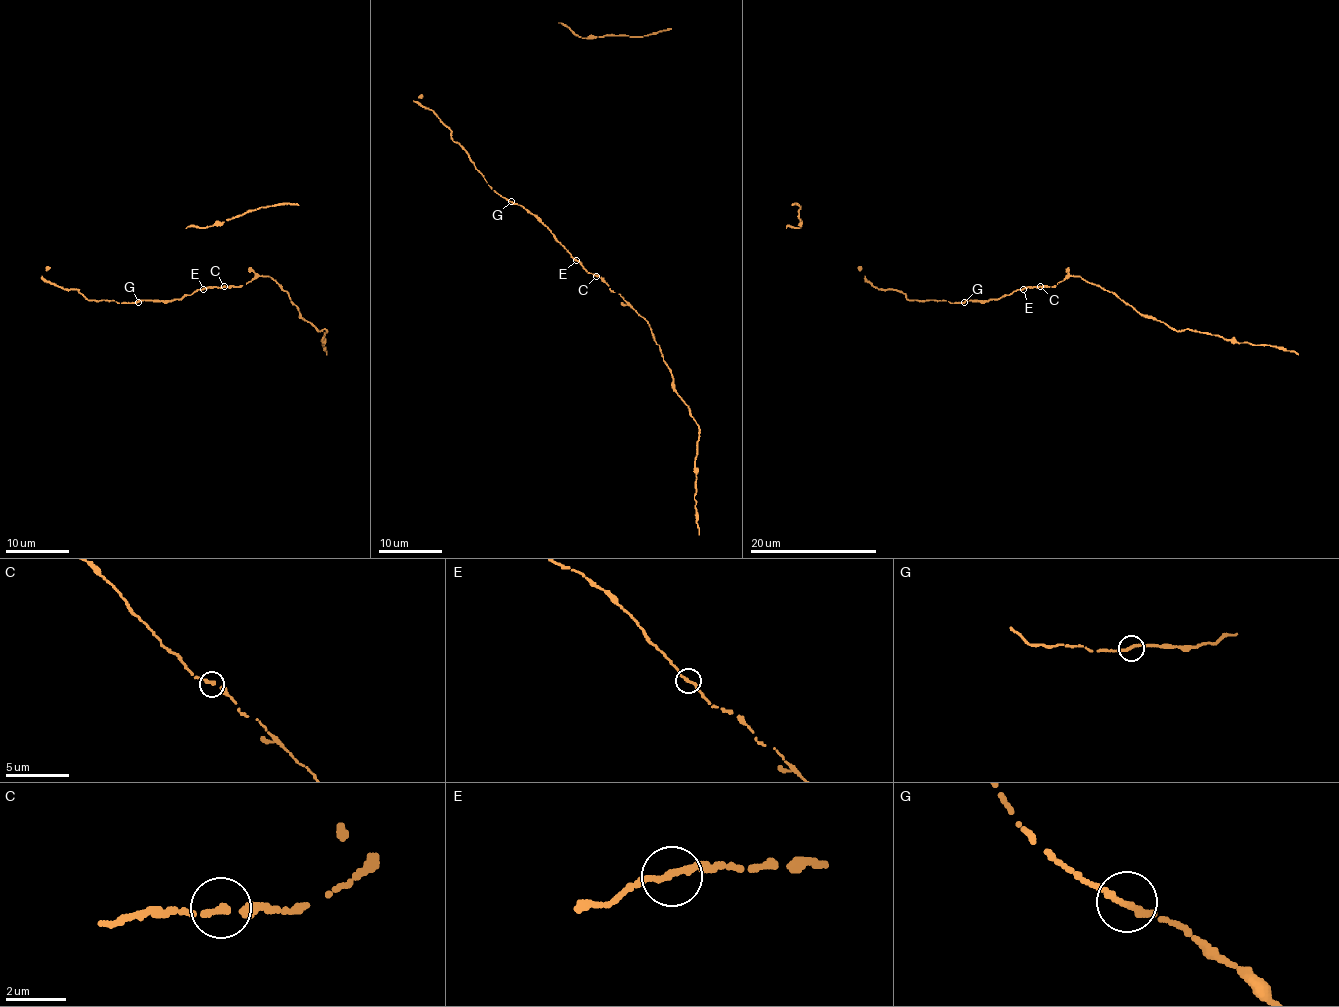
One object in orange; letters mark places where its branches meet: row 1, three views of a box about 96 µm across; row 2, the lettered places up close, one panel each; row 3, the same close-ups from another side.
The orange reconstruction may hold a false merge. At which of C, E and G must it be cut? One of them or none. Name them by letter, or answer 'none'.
none

